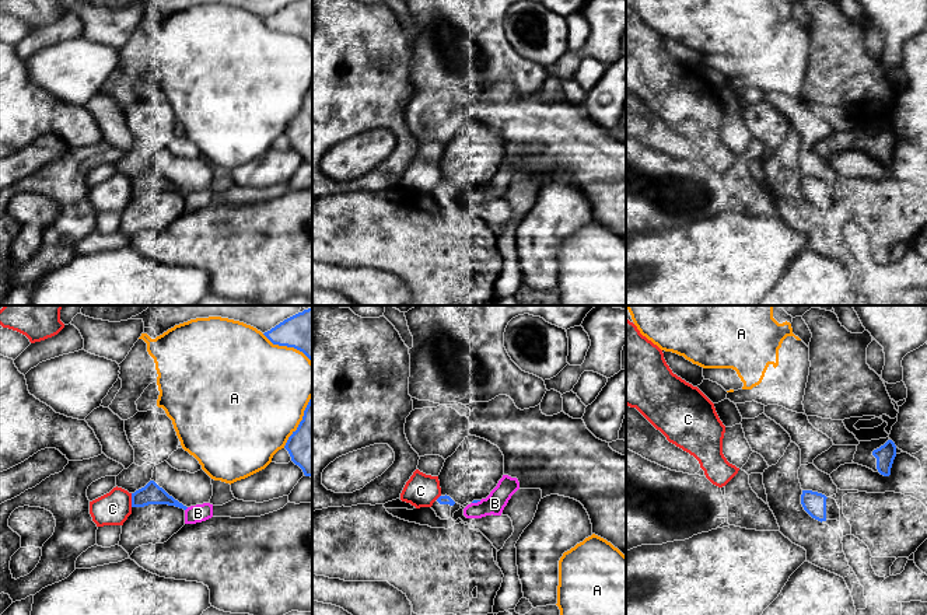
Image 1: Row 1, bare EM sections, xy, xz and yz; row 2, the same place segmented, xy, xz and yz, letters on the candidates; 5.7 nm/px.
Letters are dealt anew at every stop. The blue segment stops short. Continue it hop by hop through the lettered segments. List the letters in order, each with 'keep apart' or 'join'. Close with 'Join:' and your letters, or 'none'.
A: keep apart
B: keep apart
C: keep apart
Join: none

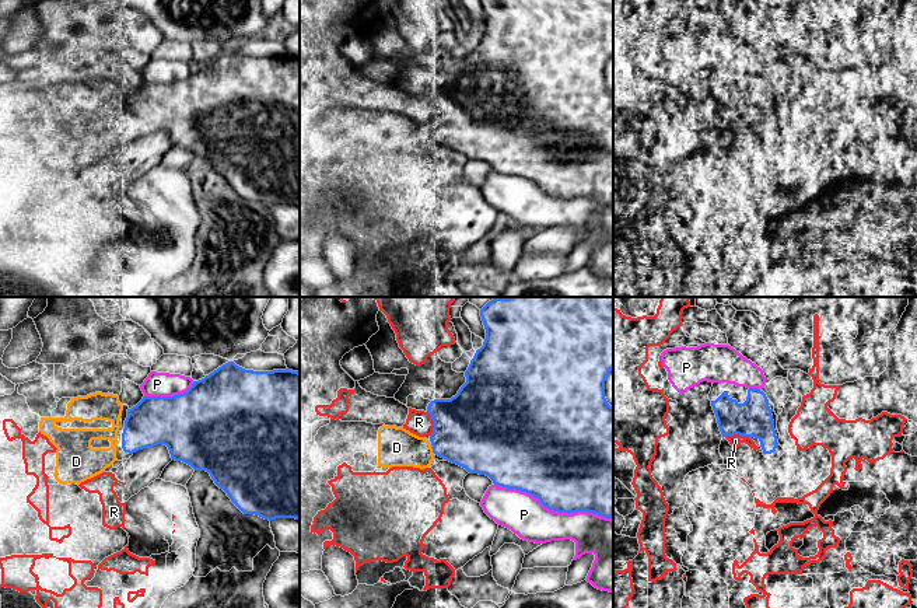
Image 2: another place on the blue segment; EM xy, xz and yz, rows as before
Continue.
D: join
P: keep apart
R: keep apart
Join: D

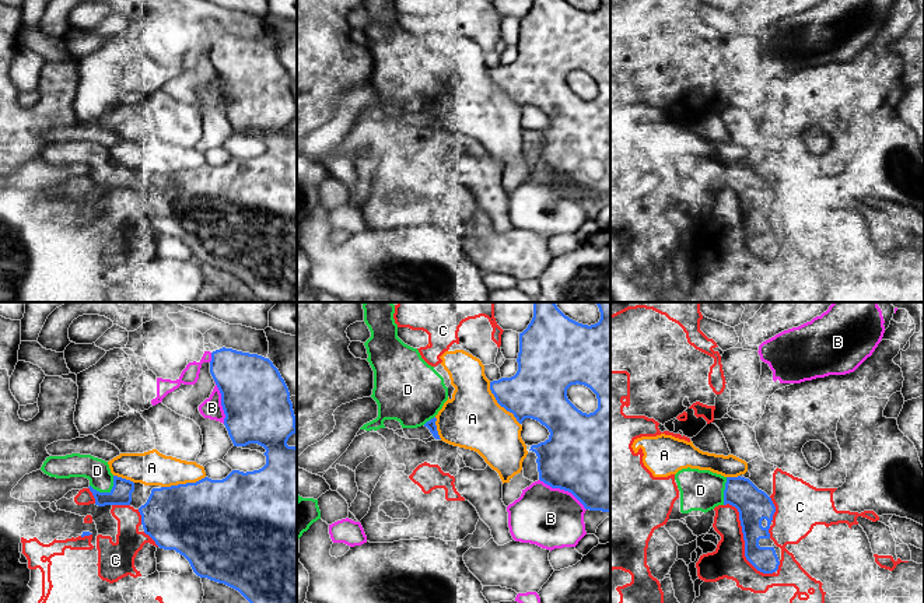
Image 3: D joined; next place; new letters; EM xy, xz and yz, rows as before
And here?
A: keep apart
B: keep apart
C: keep apart
D: join
Join: D

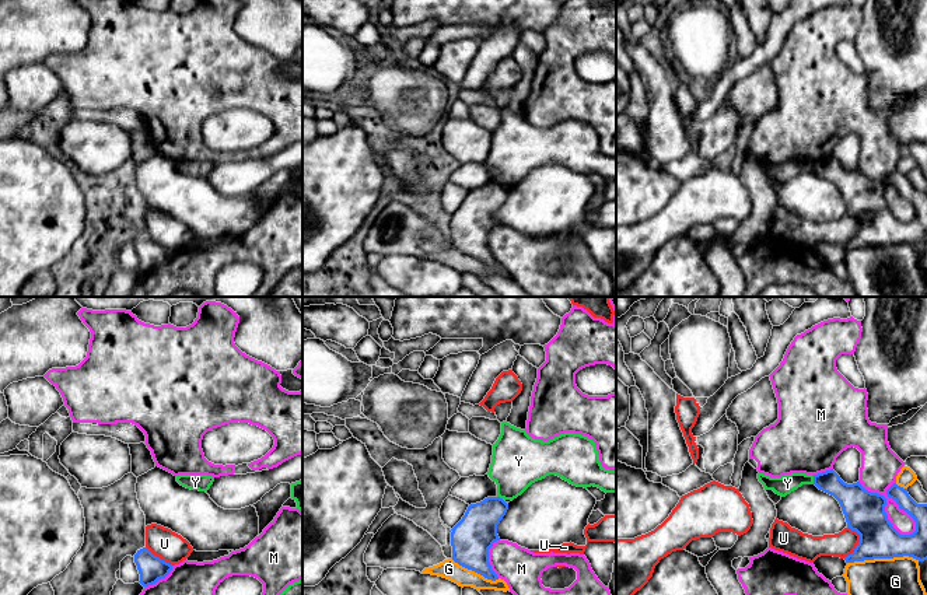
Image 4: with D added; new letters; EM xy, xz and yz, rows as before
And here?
G: keep apart
M: keep apart
U: keep apart
Y: keep apart
Join: none

